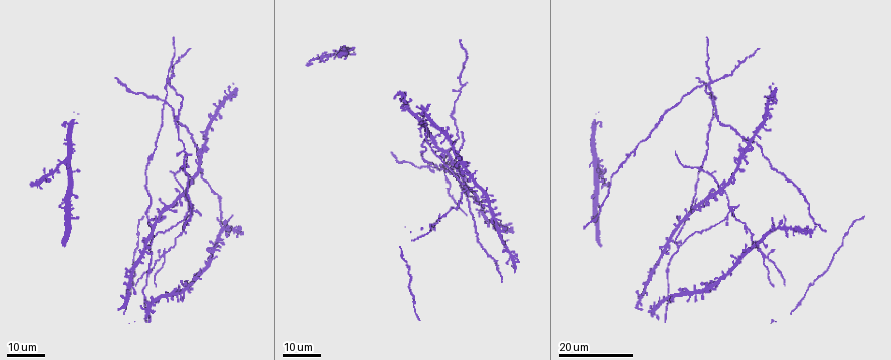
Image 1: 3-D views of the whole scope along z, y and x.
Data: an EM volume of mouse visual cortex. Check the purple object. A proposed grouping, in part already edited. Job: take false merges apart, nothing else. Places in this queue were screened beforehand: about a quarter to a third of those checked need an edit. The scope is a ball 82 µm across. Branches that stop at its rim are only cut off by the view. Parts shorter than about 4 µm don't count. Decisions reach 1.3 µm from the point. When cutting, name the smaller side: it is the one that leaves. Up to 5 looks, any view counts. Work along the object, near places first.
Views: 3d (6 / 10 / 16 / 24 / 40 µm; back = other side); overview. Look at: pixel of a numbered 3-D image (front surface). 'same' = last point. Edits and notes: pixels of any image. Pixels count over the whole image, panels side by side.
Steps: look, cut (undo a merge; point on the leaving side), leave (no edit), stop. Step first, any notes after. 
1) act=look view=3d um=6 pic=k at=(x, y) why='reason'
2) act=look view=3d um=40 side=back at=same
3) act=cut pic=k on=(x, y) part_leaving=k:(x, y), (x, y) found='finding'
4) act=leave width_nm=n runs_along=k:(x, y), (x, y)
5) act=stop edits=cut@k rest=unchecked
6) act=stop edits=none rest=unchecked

act=look view=3d um=16 pic=1 at=(145, 297) why='three arms meet'

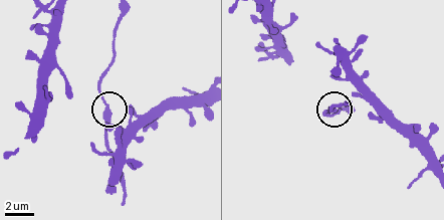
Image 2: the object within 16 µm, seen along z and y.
act=look view=3d um=6 pic=2 at=(107, 115)

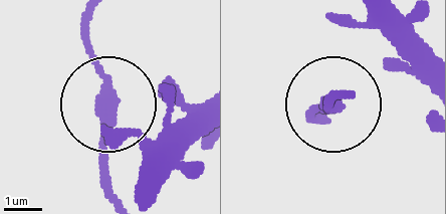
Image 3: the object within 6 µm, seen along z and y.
act=leave side_arm_um=7 runs_along=3:(92, 11), (108, 200) found='continuous, no second cell'

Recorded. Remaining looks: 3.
act=look view=3d um=24 pic=1 at=(440, 167) why='looks like a crossing'

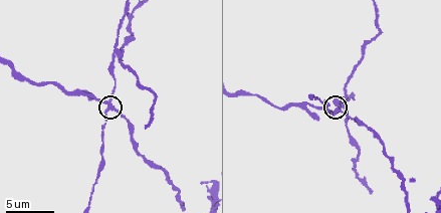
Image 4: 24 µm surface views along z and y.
act=look view=3d um=6 pic=4 at=(335, 109)

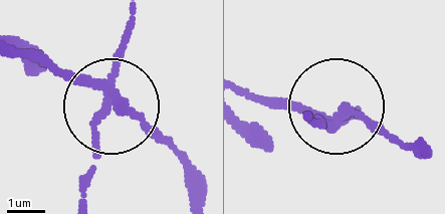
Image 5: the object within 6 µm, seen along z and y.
act=cut pic=5 on=(147, 128) side_arm_um=56 part_leaving=5:(109, 90), (173, 154), (192, 202) found='two cells meet here'

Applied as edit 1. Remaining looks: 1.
act=stop edits=cut@5 rest=unchecked

